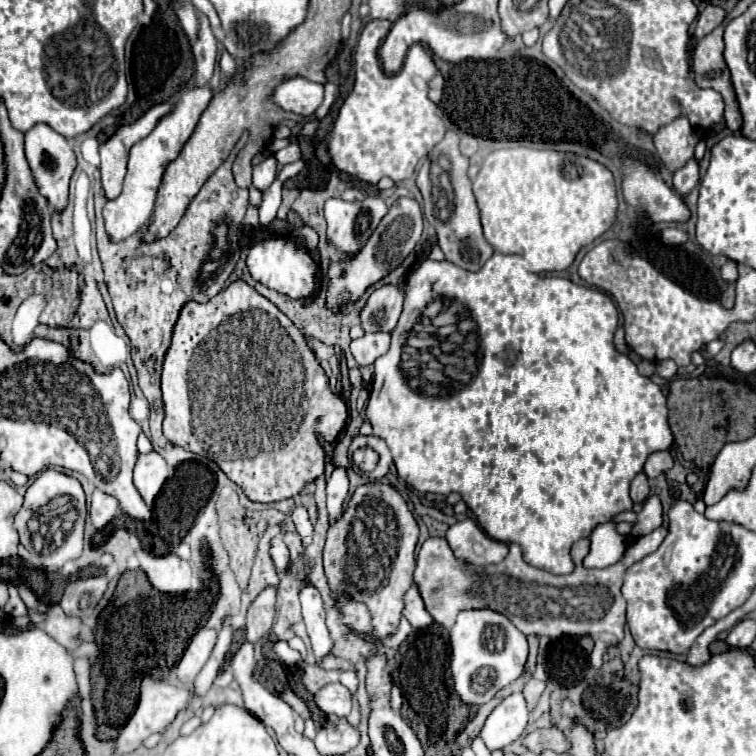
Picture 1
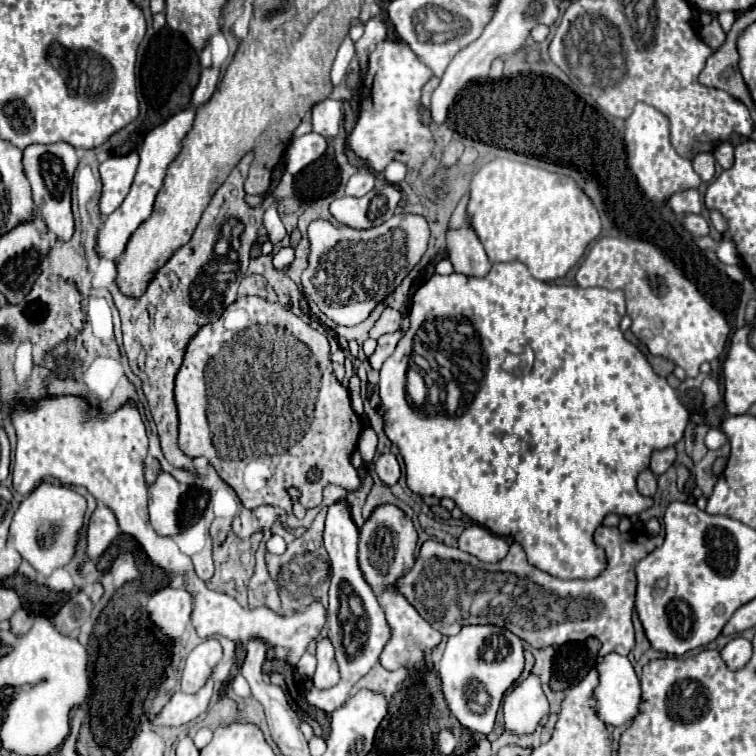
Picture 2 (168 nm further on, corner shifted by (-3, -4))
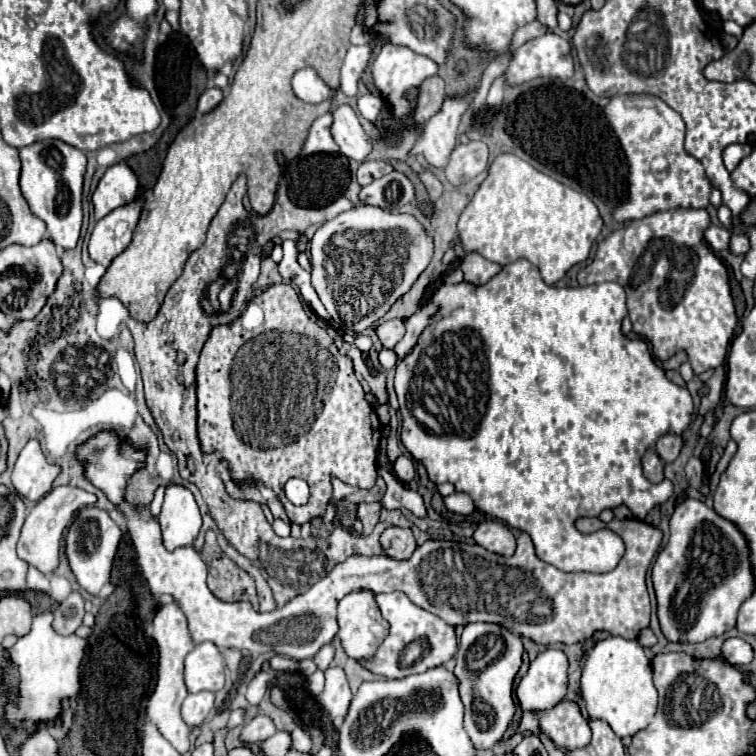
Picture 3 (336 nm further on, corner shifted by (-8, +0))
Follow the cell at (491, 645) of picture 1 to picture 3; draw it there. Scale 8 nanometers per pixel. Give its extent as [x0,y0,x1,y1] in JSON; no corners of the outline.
[455,623,521,751]

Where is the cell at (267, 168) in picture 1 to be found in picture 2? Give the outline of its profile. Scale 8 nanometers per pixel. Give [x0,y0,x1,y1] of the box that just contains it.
[264,205,286,245]

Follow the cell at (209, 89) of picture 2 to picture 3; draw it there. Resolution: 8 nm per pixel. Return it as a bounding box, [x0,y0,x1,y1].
[197,87,223,113]

